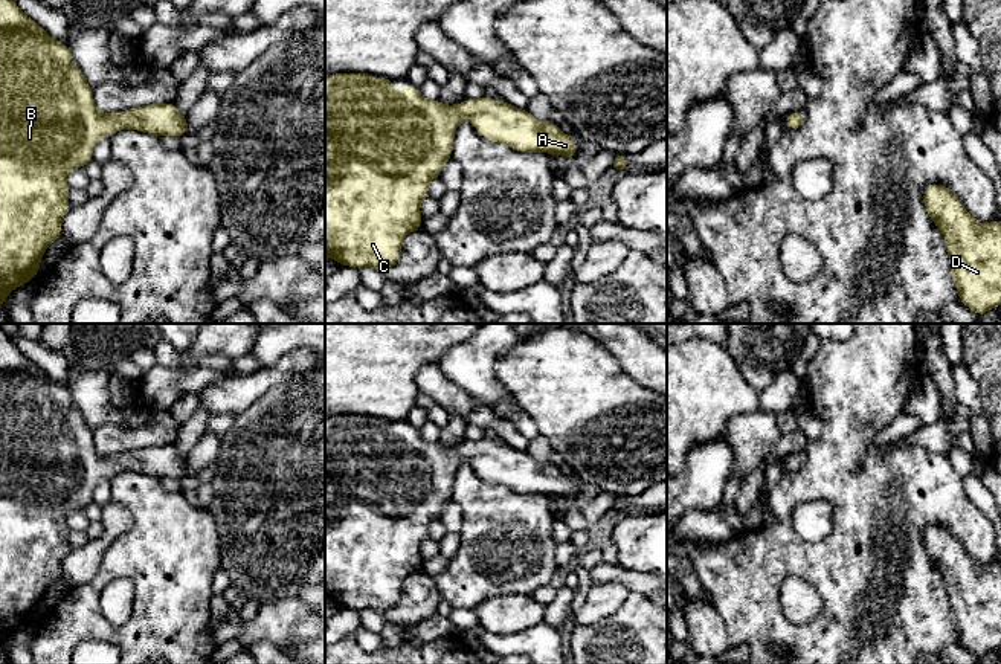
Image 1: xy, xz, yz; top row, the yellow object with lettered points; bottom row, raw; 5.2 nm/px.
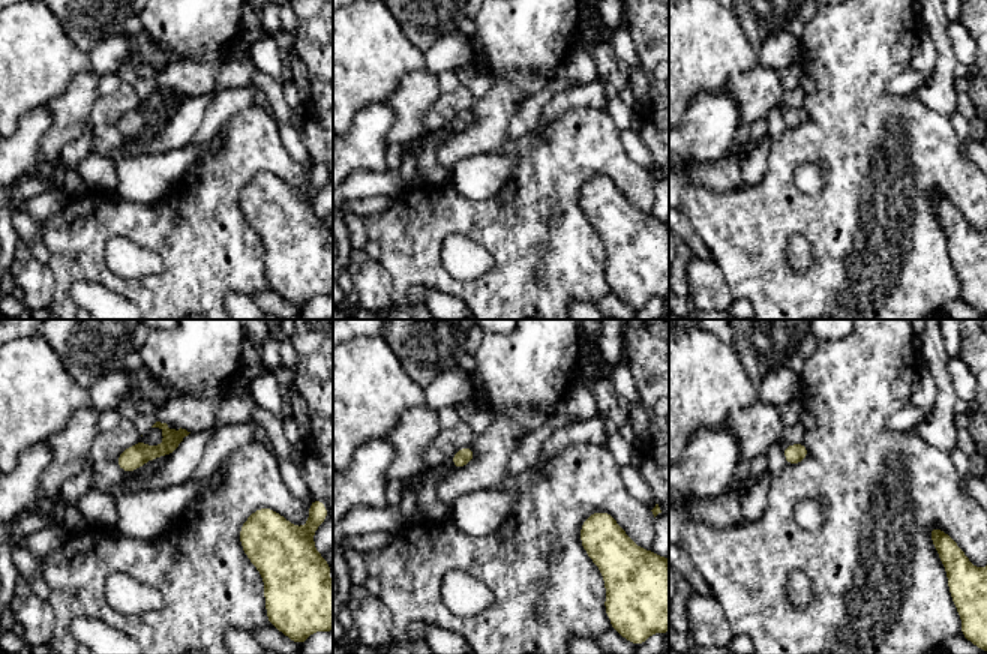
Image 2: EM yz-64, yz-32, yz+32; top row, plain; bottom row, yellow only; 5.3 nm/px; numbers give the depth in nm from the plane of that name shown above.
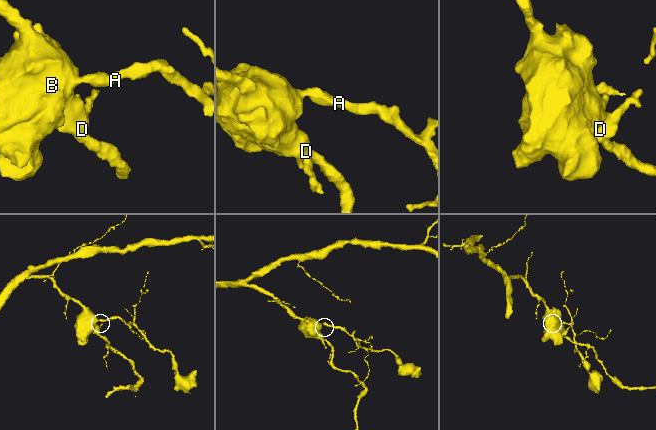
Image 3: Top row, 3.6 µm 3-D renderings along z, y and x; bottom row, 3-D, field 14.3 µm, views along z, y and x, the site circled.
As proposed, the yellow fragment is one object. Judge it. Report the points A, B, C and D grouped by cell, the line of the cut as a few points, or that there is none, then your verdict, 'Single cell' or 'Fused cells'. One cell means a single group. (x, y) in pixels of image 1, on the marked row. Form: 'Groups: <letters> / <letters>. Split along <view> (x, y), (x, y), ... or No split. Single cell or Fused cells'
Groups: A B C D. No split. Single cell

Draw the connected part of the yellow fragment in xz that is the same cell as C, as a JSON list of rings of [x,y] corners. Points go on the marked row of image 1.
[[[333,73],[325,76],[325,256],[330,256],[340,266],[349,266],[356,269],[372,267],[377,270],[385,270],[392,267],[403,253],[403,238],[421,229],[423,217],[420,212],[421,201],[429,195],[429,183],[441,176],[441,169],[447,160],[452,159],[453,150],[453,137],[456,133],[458,125],[468,119],[475,130],[484,139],[496,143],[507,145],[519,153],[546,153],[546,154],[558,154],[568,160],[571,160],[577,153],[577,140],[568,134],[565,134],[560,127],[554,122],[540,122],[537,121],[528,110],[517,108],[507,101],[494,101],[487,96],[478,99],[465,99],[461,104],[447,105],[438,101],[427,101],[424,99],[418,87],[414,84],[401,85],[398,92],[394,92],[395,79],[378,79],[375,75],[371,73]]]

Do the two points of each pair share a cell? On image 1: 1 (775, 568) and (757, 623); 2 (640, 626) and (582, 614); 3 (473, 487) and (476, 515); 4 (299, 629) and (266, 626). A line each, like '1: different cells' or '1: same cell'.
1: same cell
2: different cells
3: same cell
4: different cells

